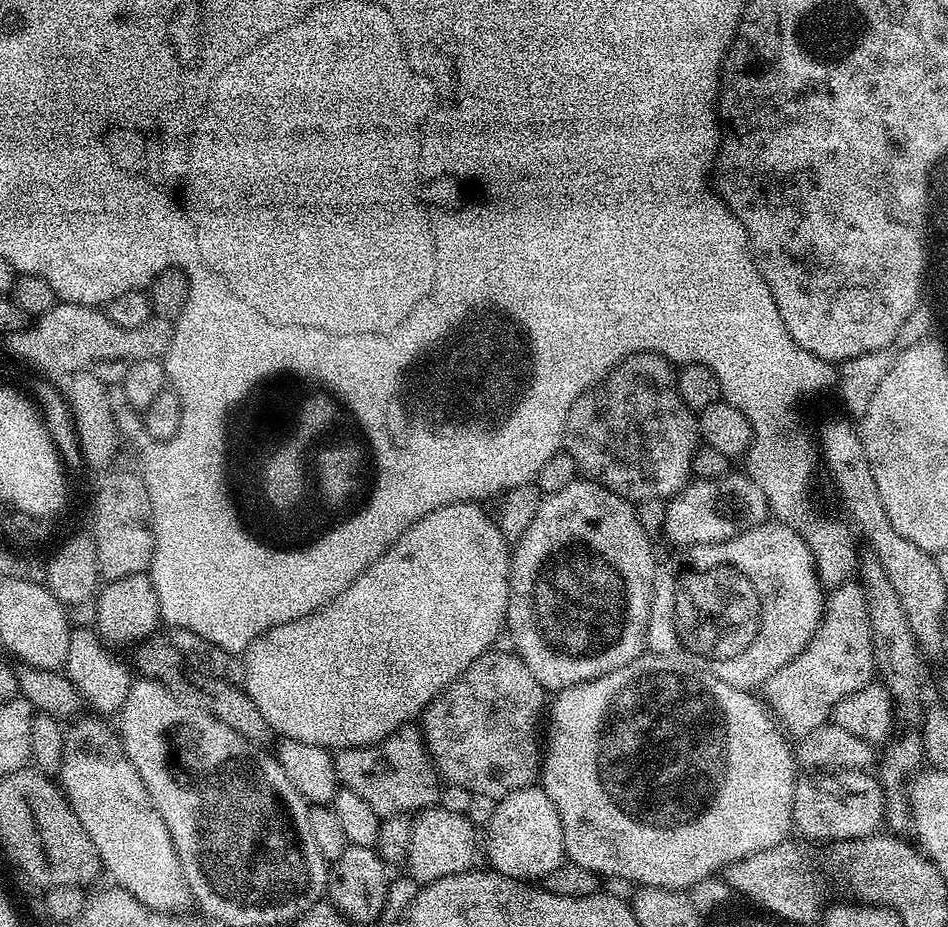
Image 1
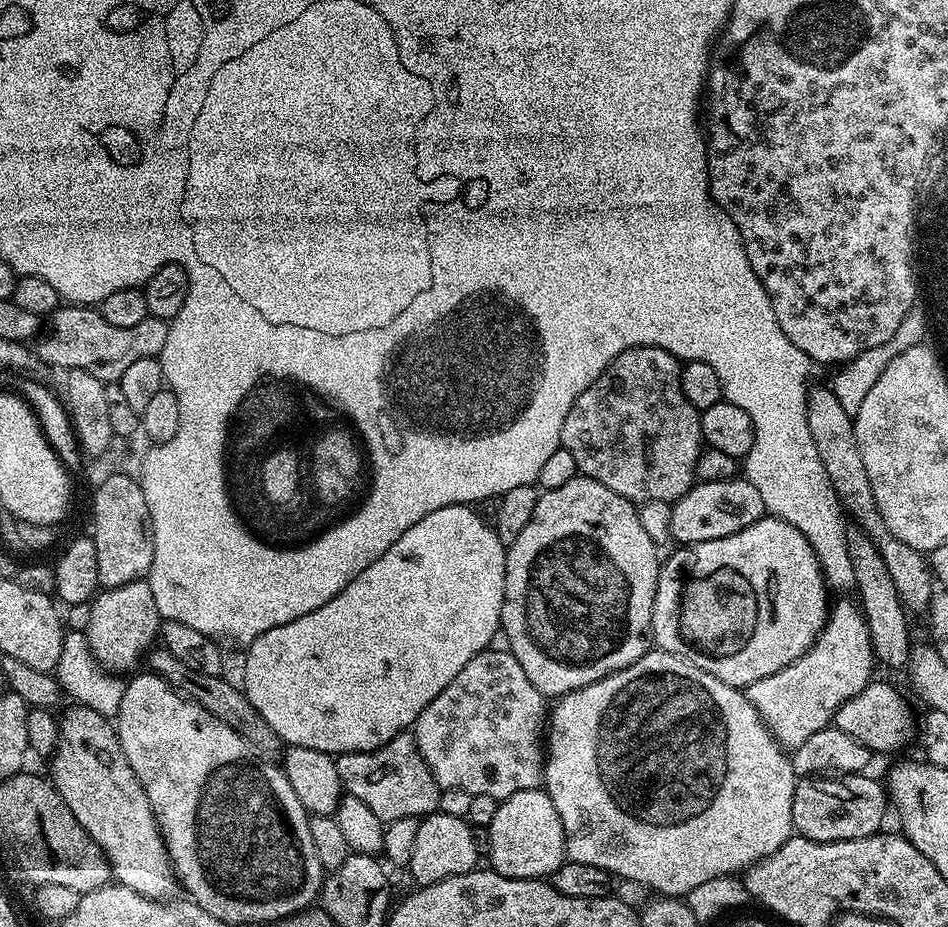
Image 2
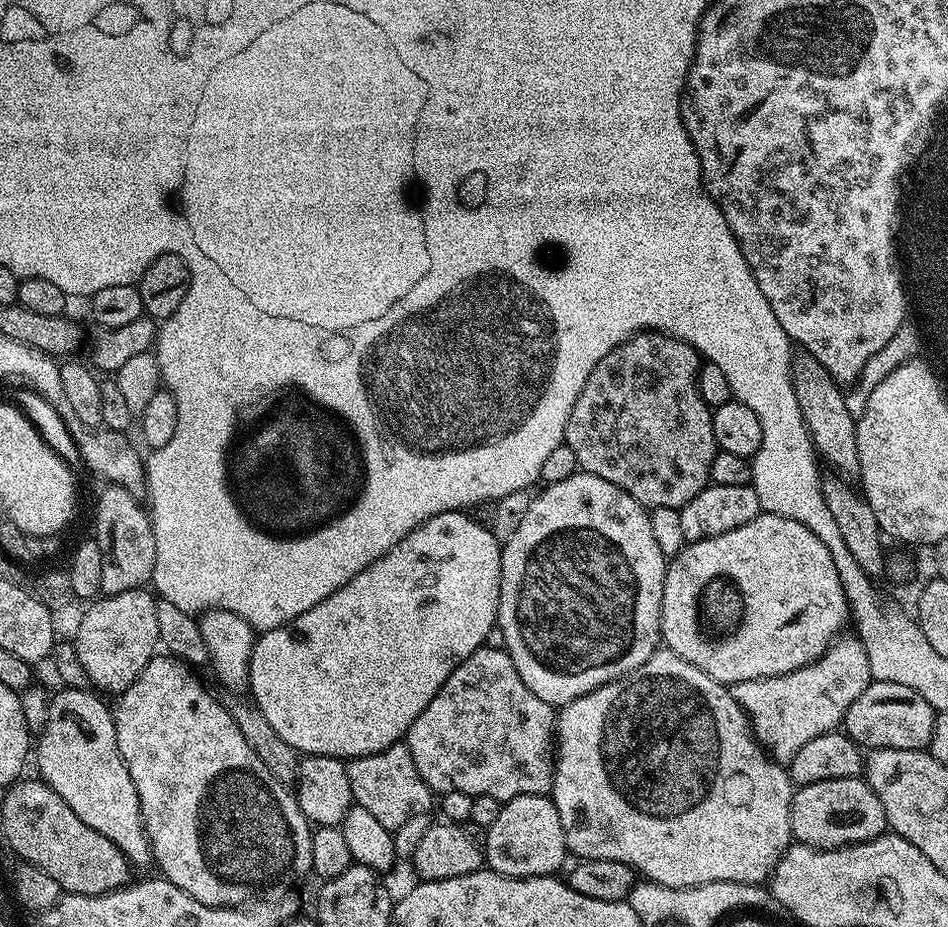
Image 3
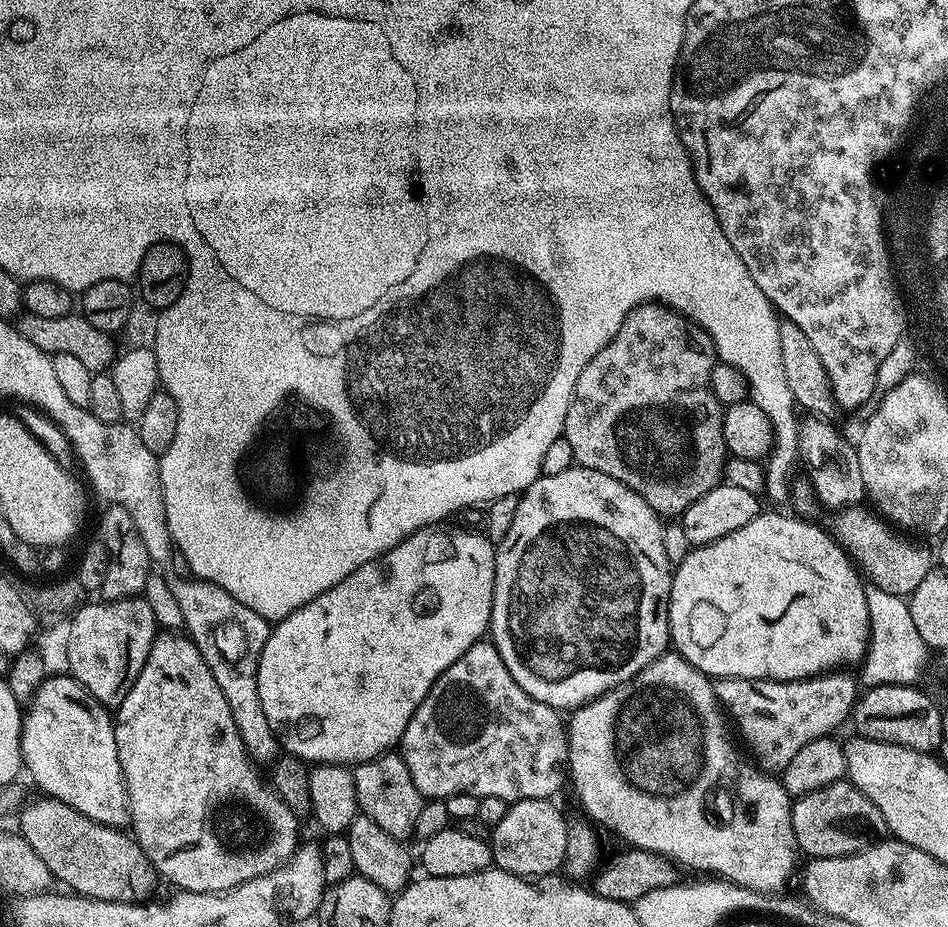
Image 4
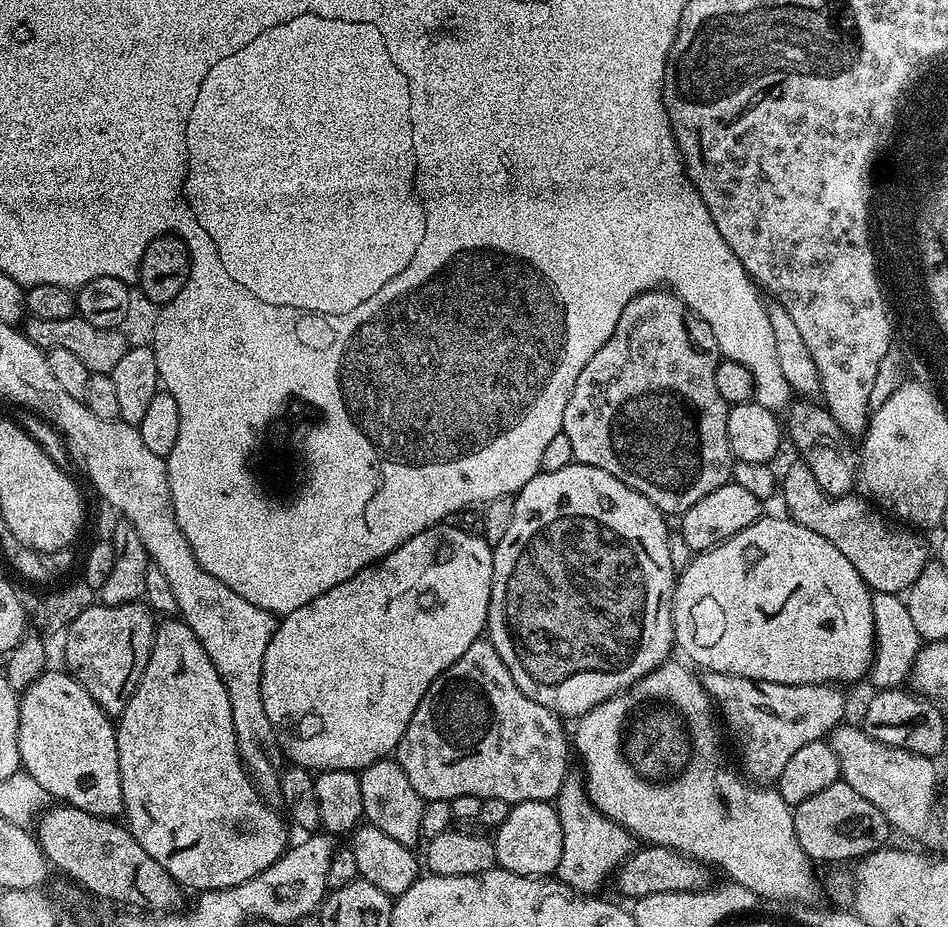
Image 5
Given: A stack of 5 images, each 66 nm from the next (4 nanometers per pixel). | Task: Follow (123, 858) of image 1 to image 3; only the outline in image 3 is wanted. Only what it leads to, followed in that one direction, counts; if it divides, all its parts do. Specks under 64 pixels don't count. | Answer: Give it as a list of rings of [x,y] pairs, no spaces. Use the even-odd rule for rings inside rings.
[[[64,686],[60,690],[49,699],[46,726],[38,734],[40,741],[34,744],[34,764],[36,760],[40,767],[39,779],[48,784],[90,830],[98,830],[98,834],[110,838],[110,842],[124,852],[129,865],[151,865],[152,847],[144,829],[136,783],[130,778],[130,770],[118,750],[113,709],[107,708],[99,695],[85,687]]]

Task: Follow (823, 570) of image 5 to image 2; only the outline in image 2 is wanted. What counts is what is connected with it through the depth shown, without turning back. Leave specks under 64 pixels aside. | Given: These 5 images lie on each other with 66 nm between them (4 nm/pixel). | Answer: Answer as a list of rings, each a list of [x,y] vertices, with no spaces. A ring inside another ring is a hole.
[[[765,518],[746,526],[746,530],[738,530],[738,534],[730,534],[726,538],[714,538],[710,542],[698,542],[675,549],[669,560],[663,561],[660,569],[660,577],[656,583],[656,597],[654,598],[654,610],[652,611],[651,639],[655,647],[661,652],[673,652],[684,660],[689,660],[694,666],[714,674],[722,682],[730,686],[744,690],[748,685],[790,666],[793,662],[803,656],[816,642],[816,637],[824,630],[824,621],[828,618],[830,611],[829,589],[824,582],[824,574],[820,570],[820,560],[814,554],[810,542],[794,526],[775,518]]]

